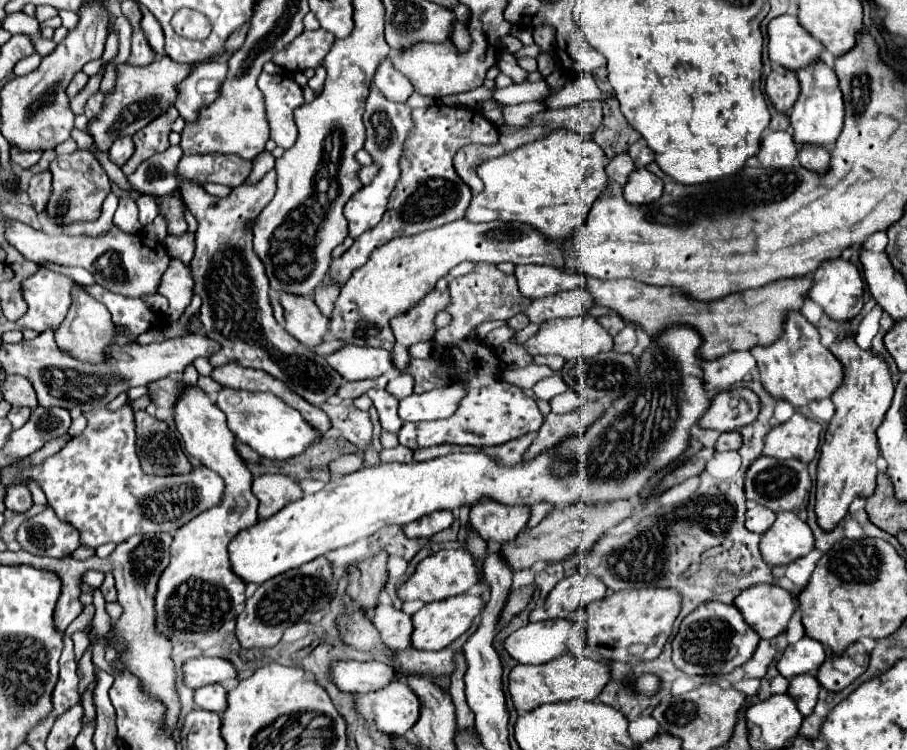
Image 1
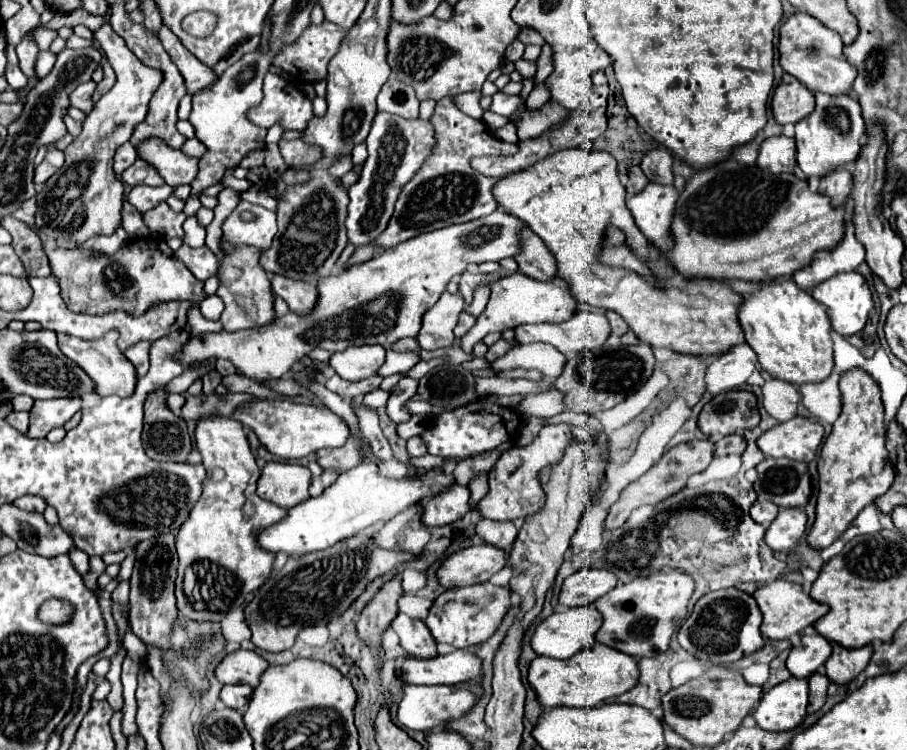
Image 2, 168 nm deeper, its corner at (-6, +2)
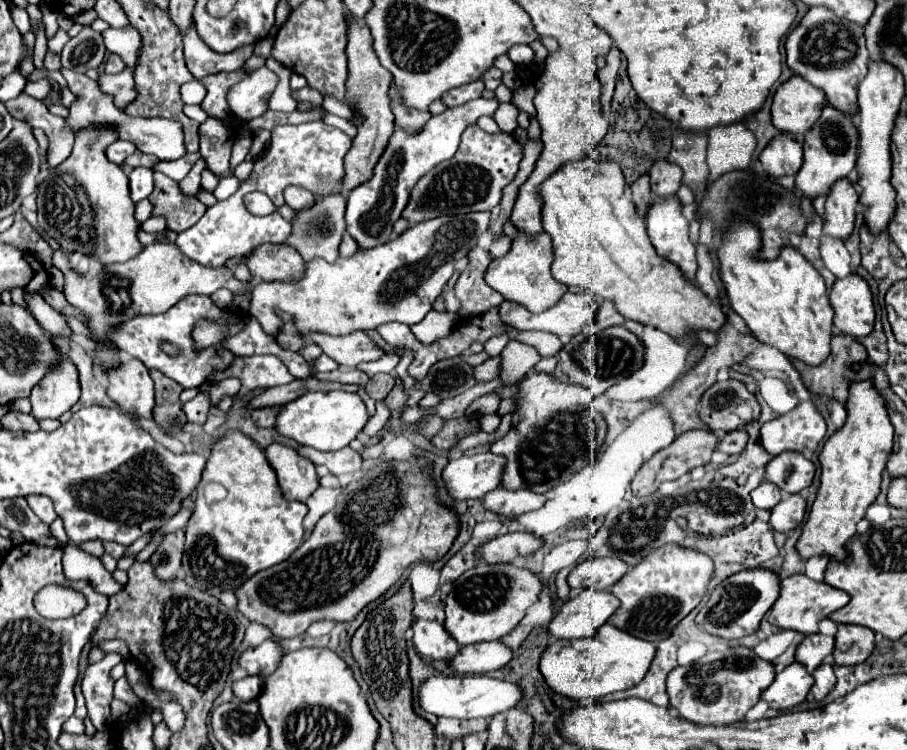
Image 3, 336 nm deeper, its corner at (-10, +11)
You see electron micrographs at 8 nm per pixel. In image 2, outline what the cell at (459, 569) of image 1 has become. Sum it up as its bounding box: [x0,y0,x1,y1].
[436,545,506,589]

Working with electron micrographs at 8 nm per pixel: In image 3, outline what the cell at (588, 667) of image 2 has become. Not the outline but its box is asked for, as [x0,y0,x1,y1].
[540,624,656,700]

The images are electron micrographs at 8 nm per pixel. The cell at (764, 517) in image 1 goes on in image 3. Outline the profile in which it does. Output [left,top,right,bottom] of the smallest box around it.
[750,480,782,510]

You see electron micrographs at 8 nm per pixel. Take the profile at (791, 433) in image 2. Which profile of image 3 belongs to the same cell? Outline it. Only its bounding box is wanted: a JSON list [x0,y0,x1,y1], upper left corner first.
[760,402,826,458]

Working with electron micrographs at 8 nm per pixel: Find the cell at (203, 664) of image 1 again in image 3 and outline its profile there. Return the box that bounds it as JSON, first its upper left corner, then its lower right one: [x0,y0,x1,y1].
[240,640,282,674]

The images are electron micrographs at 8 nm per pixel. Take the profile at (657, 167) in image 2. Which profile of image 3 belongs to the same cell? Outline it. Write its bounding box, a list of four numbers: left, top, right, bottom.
[650,160,682,198]

